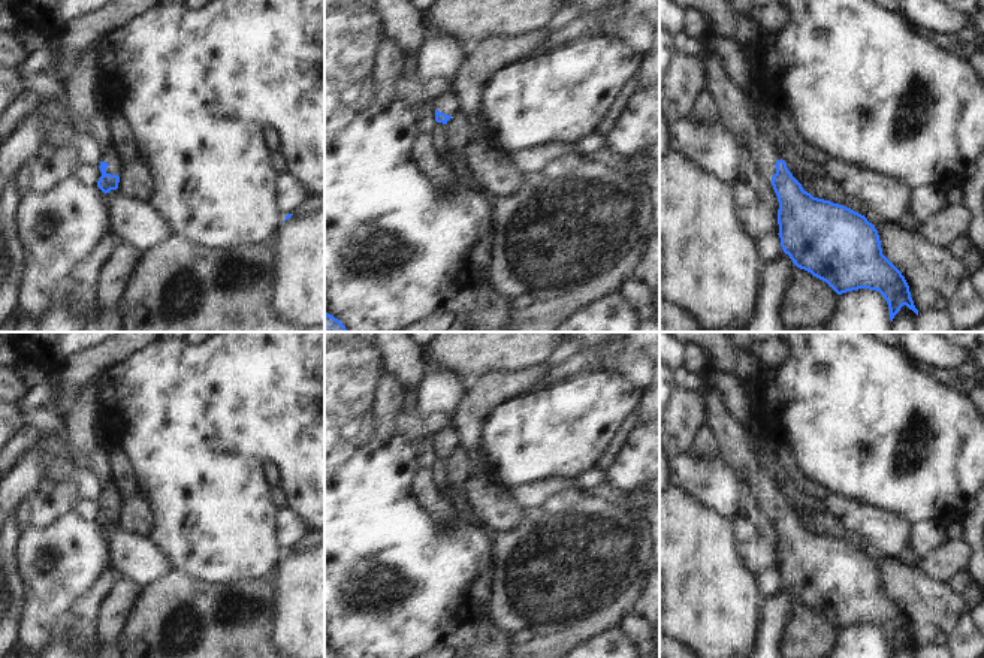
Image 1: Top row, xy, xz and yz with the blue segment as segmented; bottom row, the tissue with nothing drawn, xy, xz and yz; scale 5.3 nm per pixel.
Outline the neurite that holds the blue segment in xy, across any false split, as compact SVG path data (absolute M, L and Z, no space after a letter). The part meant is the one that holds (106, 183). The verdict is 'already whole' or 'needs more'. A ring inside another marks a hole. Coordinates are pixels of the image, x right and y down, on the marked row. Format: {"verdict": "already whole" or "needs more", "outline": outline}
{"verdict": "needs more", "outline": "M112 144L100 150L100 166L99 167L100 167L102 176L97 181L97 187L105 194L109 193L111 190L117 190L118 182L120 182L120 176L118 176L120 160Z"}

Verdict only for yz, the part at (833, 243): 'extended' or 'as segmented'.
extended

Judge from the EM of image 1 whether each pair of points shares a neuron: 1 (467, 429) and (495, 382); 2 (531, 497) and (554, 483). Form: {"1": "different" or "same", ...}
{"1": "same", "2": "same"}

